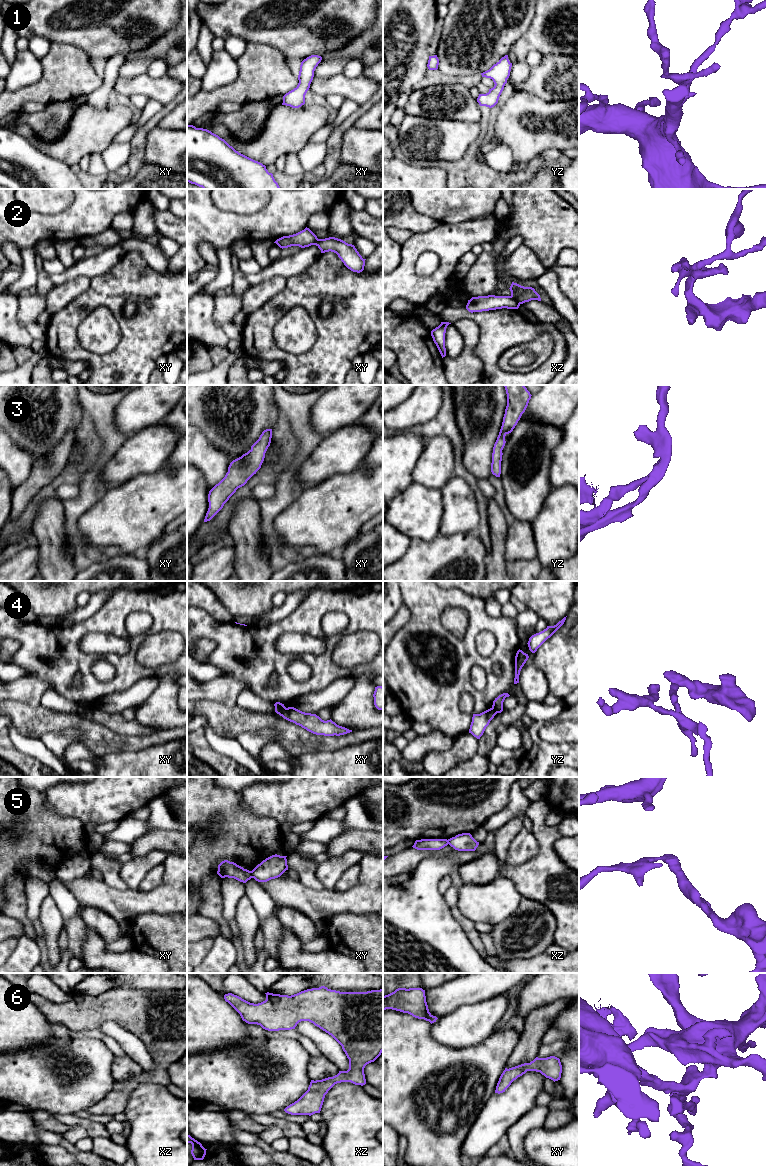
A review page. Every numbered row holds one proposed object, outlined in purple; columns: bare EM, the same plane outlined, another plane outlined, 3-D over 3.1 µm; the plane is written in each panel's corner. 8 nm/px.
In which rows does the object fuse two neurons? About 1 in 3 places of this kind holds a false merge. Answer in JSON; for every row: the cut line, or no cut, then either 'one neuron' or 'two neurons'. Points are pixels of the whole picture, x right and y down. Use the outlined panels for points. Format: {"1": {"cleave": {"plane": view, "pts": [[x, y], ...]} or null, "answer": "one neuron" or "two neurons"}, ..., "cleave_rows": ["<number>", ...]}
{"1": {"cleave": null, "answer": "one neuron"}, "2": {"cleave": {"plane": "xz", "pts": [[511, 295], [520, 303]]}, "answer": "two neurons"}, "3": {"cleave": null, "answer": "one neuron"}, "4": {"cleave": {"plane": "xy", "pts": [[286, 708], [277, 713]]}, "answer": "two neurons"}, "5": {"cleave": {"plane": "xy", "pts": [[250, 871], [253, 877]]}, "answer": "two neurons"}, "6": {"cleave": null, "answer": "one neuron"}, "cleave_rows": ["2", "4", "5"]}

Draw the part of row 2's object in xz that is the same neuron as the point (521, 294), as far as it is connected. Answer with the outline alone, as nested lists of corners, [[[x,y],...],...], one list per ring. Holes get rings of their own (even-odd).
[[[512,282],[510,286],[511,296],[520,304],[531,300],[541,301],[540,295],[532,287],[524,287]]]

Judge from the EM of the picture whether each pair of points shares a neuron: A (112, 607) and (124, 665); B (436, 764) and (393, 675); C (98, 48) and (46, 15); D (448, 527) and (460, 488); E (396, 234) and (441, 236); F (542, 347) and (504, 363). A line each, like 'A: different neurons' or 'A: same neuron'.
A: same neuron
B: different neurons
C: same neuron
D: same neuron
E: different neurons
F: same neuron

